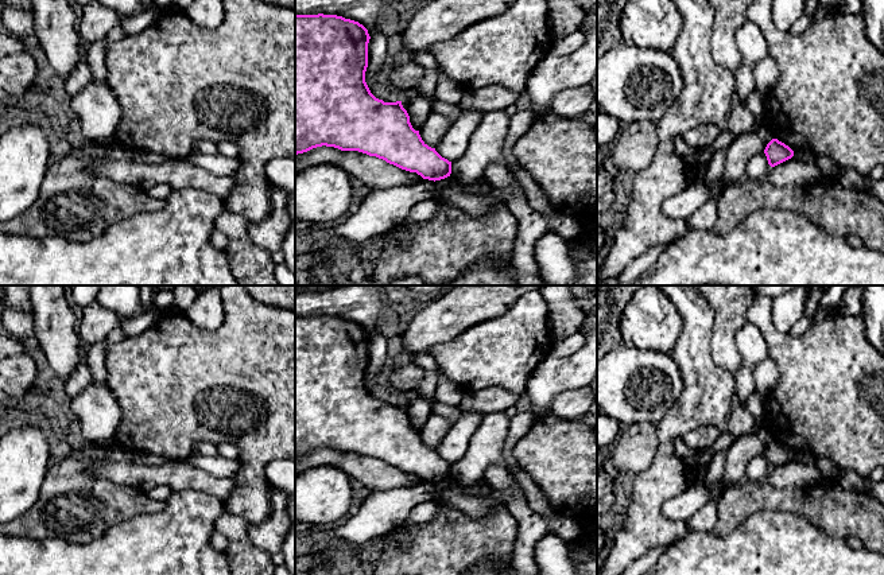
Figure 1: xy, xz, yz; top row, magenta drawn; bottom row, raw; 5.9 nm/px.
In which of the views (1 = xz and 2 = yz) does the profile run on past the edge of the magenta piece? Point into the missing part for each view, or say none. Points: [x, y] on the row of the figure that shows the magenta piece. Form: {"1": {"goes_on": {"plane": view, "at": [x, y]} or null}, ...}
{"1": {"goes_on": null}, "2": {"goes_on": null}}

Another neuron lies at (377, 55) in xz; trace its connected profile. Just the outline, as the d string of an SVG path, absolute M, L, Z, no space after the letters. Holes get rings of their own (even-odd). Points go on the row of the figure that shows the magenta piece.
M375 30L368 43L368 67L365 71L365 82L371 86L377 74L385 71L392 58L387 51L387 36L379 30Z

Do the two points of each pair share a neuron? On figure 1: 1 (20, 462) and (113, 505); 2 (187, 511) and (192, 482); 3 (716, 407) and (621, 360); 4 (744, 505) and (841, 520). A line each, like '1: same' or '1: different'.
1: different
2: different
3: different
4: same

